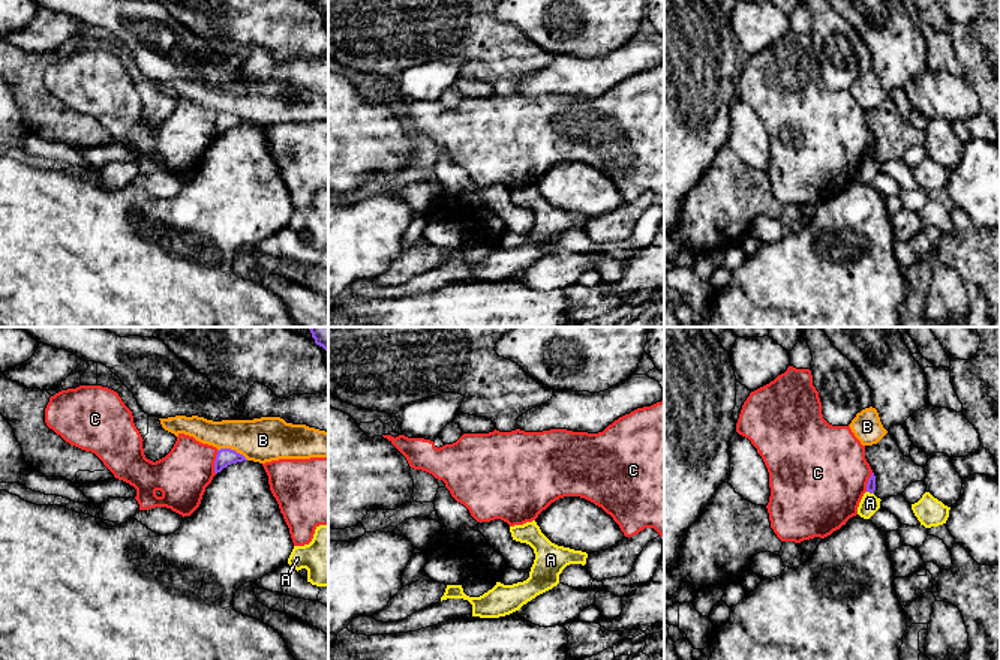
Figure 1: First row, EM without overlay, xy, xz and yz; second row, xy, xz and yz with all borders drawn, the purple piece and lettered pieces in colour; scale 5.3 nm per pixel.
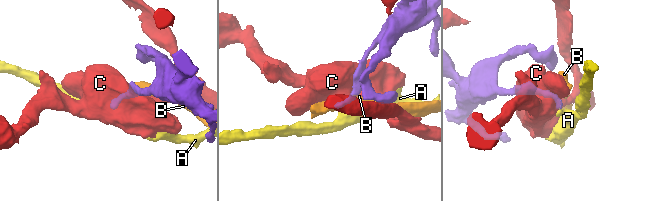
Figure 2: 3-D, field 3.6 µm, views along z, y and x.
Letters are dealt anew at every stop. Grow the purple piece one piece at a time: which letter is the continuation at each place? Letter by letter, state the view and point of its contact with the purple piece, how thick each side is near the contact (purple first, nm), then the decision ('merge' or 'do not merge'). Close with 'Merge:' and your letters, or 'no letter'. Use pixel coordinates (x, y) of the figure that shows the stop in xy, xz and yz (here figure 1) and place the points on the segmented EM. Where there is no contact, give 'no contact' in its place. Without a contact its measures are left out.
A: meets purple in yz at (870, 492); 50 nm thick on the purple side, 100 nm on the other; do not merge
B: meets purple in xy at (233, 450); 100 nm thick on the purple side, 240 nm on the other; do not merge
C: meets purple in xy at (215, 462); 100 nm thick on the purple side, 280 nm on the other; do not merge
Merge: no letter

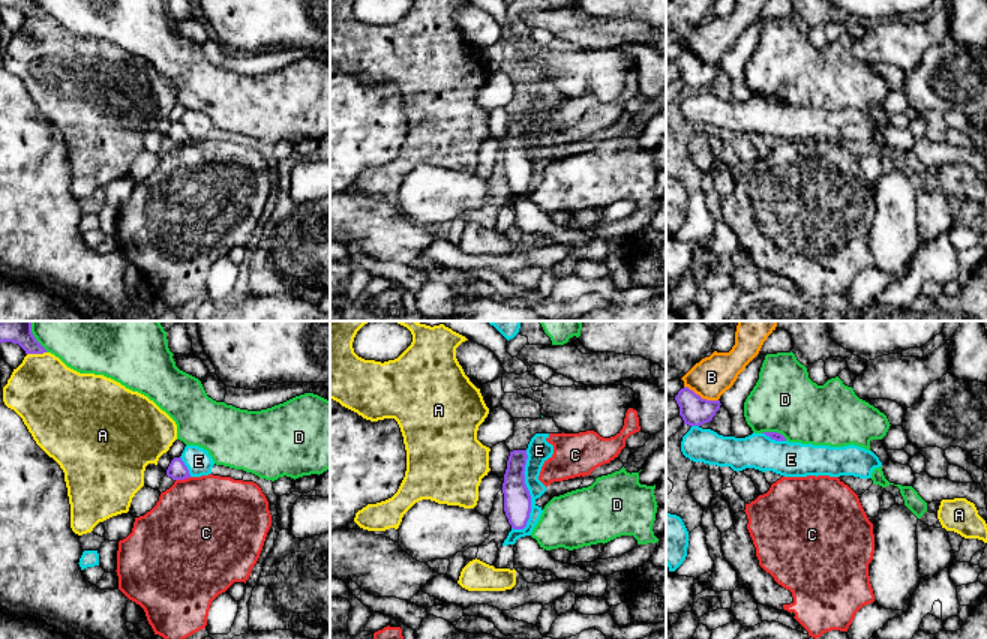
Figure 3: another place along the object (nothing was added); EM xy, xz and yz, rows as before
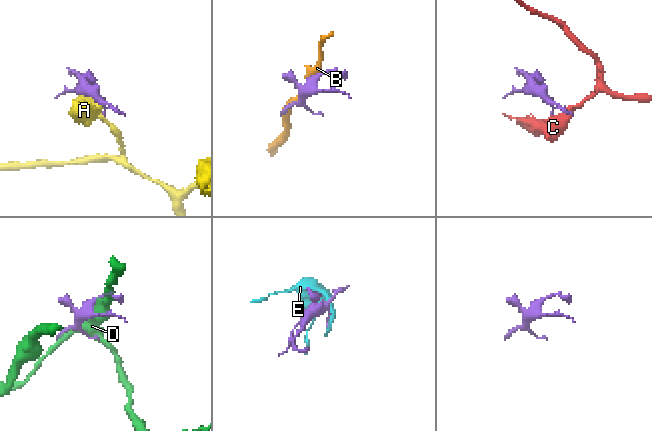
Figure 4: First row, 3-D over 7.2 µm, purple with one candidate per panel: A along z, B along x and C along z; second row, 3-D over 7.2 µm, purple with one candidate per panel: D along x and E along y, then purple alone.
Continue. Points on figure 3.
A: meets purple in xy at (36, 353); 180 nm thick on the purple side, 380 nm on the other; do not merge
B: meets purple in yz at (699, 396); 160 nm thick on the purple side, 220 nm on the other; do not merge
C: meets purple in xy at (182, 479); 100 nm thick on the purple side, 480 nm on the other; do not merge
D: meets purple in xy at (33, 336); 180 nm thick on the purple side, 440 nm on the other; do not merge
E: meets purple in xz at (528, 494); 140 nm thick on the purple side, 130 nm on the other; do not merge
Merge: no letter

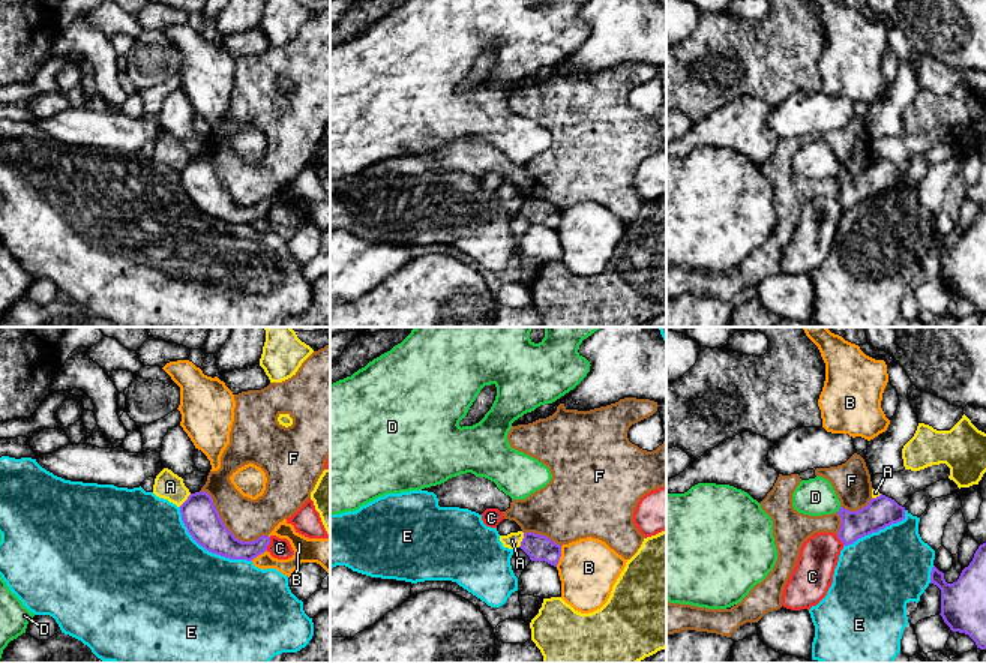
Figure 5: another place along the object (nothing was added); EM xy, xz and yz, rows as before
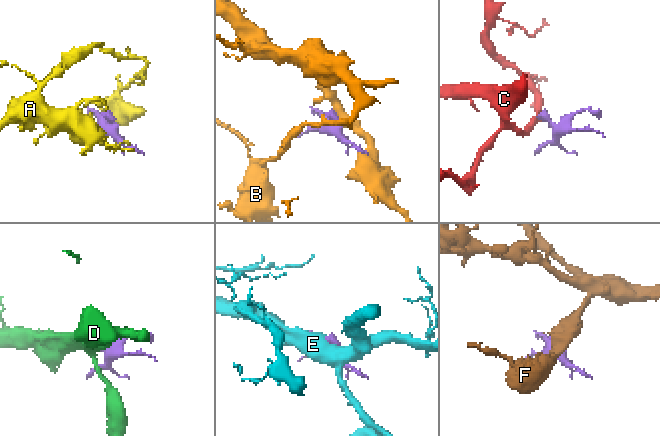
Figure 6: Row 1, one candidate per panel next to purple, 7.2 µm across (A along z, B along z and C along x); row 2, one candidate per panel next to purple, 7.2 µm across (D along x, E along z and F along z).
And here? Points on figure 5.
A: meets purple in xz at (523, 540); 140 nm thick on the purple side, 90 nm on the other; do not merge
B: meets purple in xz at (560, 555); 140 nm thick on the purple side, 320 nm on the other; do not merge
C: meets purple in xy at (269, 543); 140 nm thick on the purple side, 110 nm on the other; do not merge
D: meets purple in yz at (839, 510); 170 nm thick on the purple side, 200 nm on the other; merge
E: meets purple in xy at (207, 549); 190 nm thick on the purple side, 480 nm on the other; do not merge
F: meets purple in xy at (227, 528); 190 nm thick on the purple side, 220 nm on the other; do not merge
Merge: D

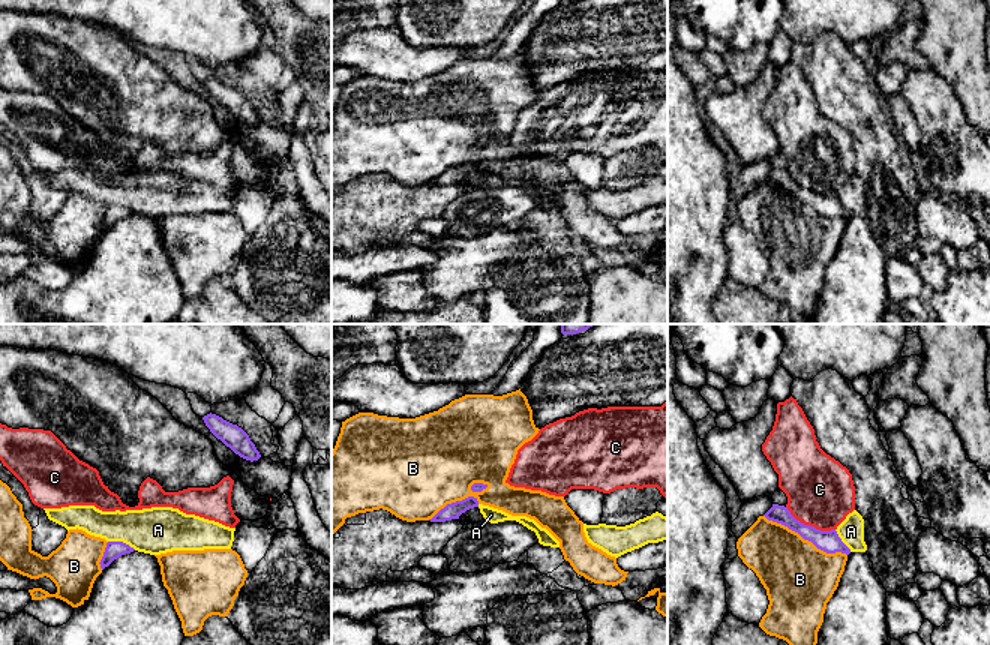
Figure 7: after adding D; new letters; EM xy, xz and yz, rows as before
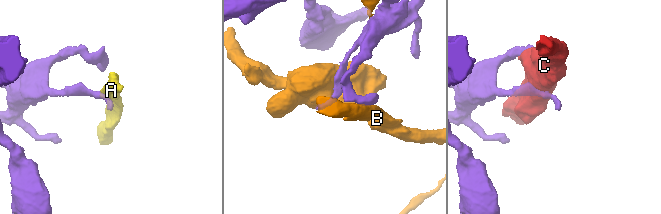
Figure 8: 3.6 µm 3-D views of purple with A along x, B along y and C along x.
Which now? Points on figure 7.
A: meets purple in xy at (122, 542); 90 nm thick on the purple side, 260 nm on the other; do not merge
B: meets purple in yz at (806, 539); 120 nm thick on the purple side, 380 nm on the other; do not merge
C: meets purple in yz at (809, 525); 120 nm thick on the purple side, 360 nm on the other; do not merge
Merge: no letter

